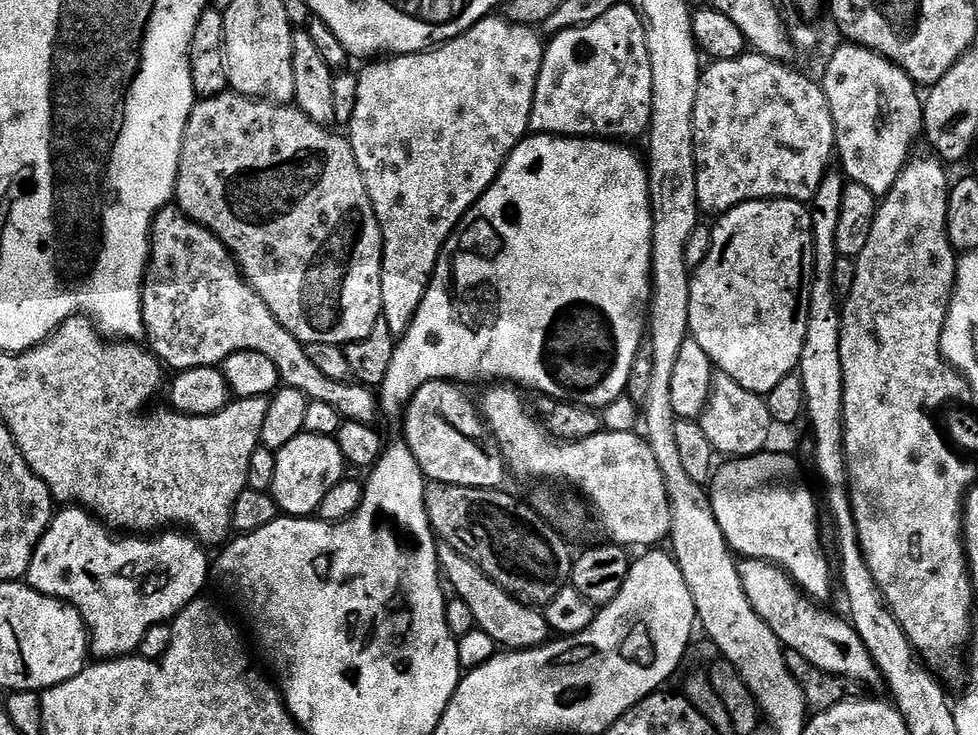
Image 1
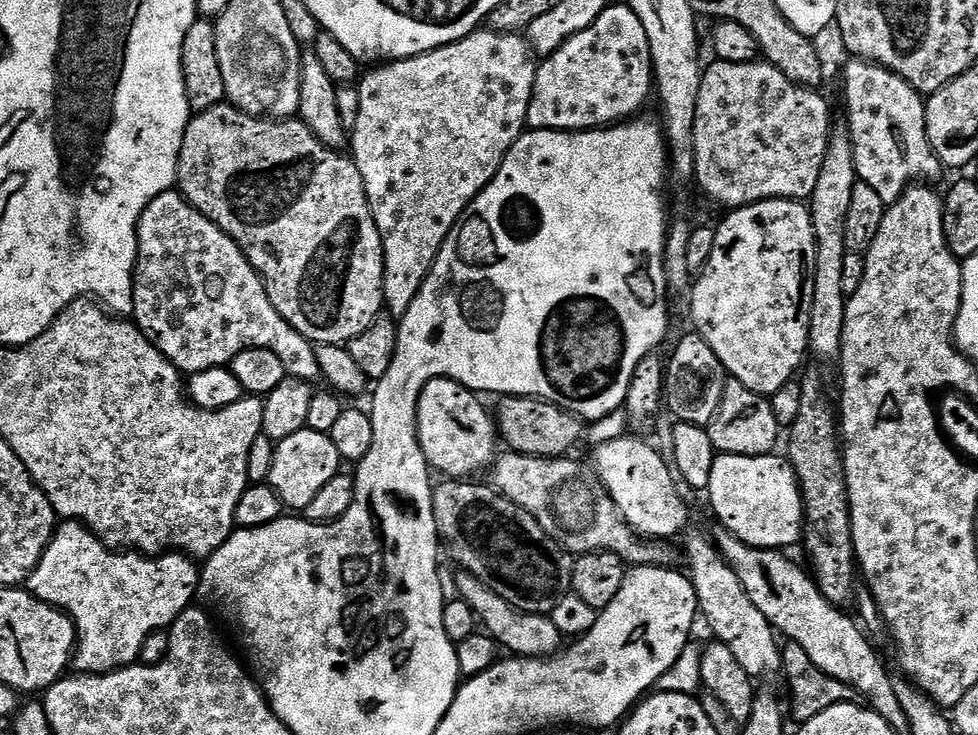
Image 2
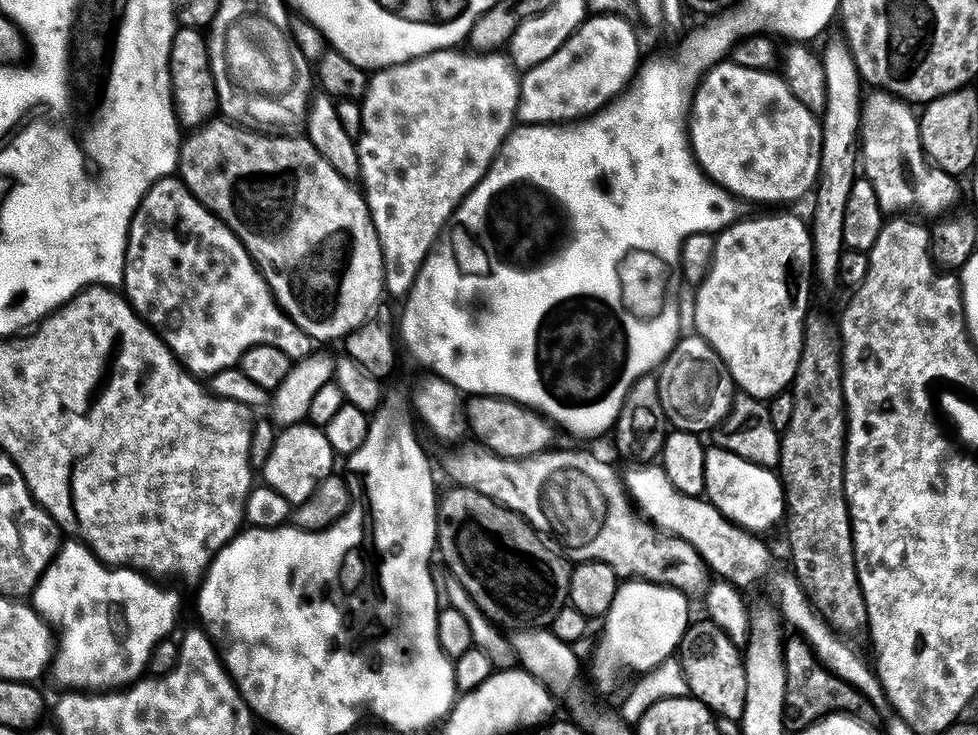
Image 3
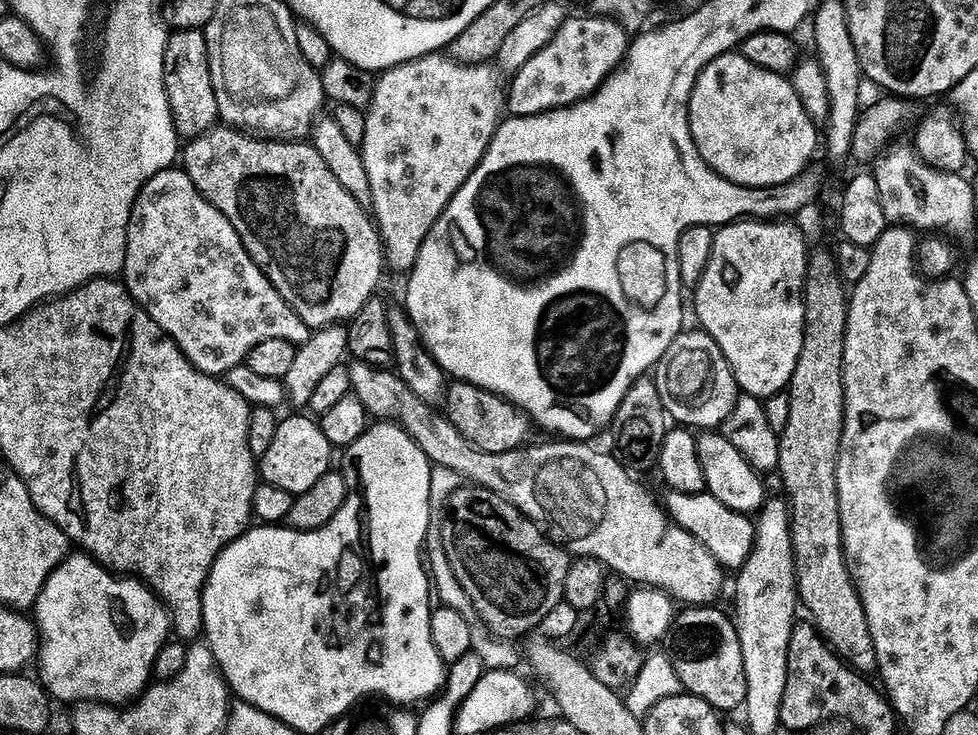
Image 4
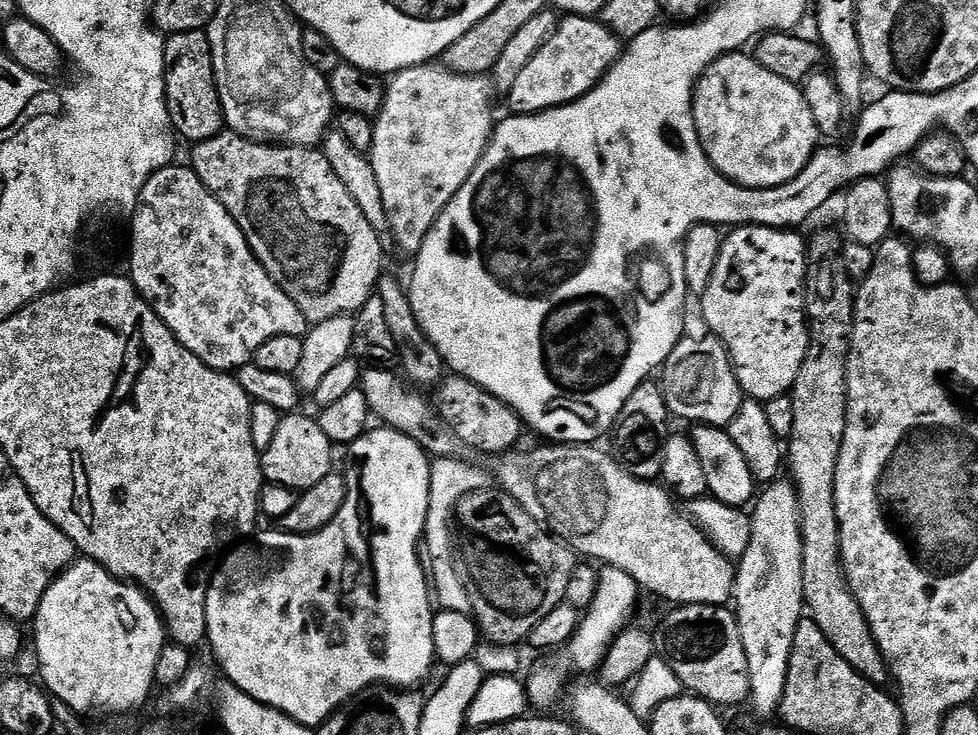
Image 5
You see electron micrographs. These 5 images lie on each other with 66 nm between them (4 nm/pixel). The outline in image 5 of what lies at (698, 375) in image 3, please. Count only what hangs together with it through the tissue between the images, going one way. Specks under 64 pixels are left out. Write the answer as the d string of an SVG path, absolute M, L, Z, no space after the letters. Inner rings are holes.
M711 334L698 338L683 337L672 351L671 361L661 369L660 384L669 413L690 421L690 424L708 424L726 428L738 414L746 396L737 380L728 349Z

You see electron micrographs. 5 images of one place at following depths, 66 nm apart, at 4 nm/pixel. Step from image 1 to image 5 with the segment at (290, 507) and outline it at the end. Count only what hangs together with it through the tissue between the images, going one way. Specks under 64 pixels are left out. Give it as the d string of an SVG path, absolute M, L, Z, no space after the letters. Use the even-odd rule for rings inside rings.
M288 414L283 417L278 426L278 434L260 452L260 468L264 471L267 483L277 484L303 490L318 486L322 478L333 471L332 452L334 445L326 434L322 434L322 426L312 417L300 416L301 414Z

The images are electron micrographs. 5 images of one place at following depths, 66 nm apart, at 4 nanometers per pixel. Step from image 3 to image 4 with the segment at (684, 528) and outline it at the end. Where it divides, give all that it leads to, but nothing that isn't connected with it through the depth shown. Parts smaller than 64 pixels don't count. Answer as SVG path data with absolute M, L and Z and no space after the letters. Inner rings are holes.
M669 491L667 495L667 515L679 528L685 528L691 536L698 538L698 542L702 542L702 546L706 546L706 550L720 563L721 568L740 570L752 559L752 553L756 550L758 528L755 523L752 525L748 521L751 519L747 515L730 510L711 494L691 496L690 494Z

